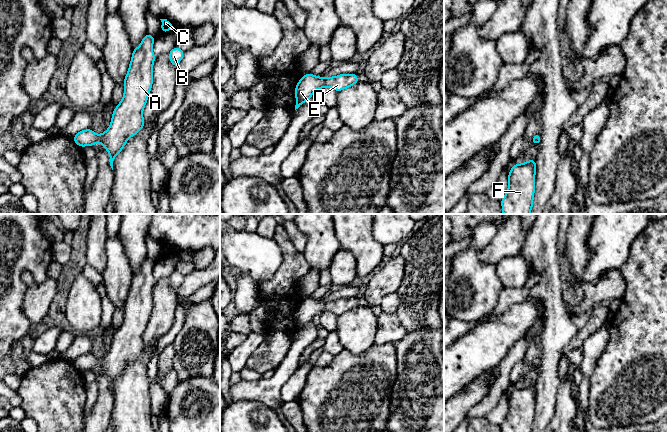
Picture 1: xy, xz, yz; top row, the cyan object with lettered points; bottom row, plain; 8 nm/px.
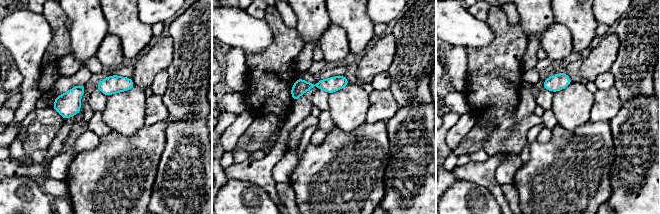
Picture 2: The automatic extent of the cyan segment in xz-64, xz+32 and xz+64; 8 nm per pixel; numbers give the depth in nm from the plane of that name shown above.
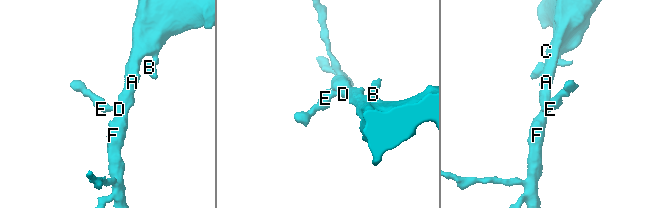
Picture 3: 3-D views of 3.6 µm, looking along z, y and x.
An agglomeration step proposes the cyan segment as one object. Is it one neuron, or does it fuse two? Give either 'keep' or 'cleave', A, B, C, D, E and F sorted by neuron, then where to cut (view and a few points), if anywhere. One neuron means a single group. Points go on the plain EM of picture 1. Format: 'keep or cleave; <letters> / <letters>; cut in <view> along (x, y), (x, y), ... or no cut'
keep; A B C D E F; no cut

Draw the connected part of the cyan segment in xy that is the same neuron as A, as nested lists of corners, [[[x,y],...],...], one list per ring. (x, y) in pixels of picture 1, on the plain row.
[[[147,257],[140,270],[133,273],[124,303],[124,320],[113,335],[109,352],[101,359],[92,353],[82,354],[72,362],[80,371],[100,366],[109,376],[112,394],[114,382],[123,374],[127,364],[145,349],[142,336],[153,307],[152,291],[156,283],[152,274],[154,265],[155,262]]]

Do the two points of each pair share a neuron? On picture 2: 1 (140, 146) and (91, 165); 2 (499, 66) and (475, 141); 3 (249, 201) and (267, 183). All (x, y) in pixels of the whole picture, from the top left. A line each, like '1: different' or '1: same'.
1: same
2: different
3: different

